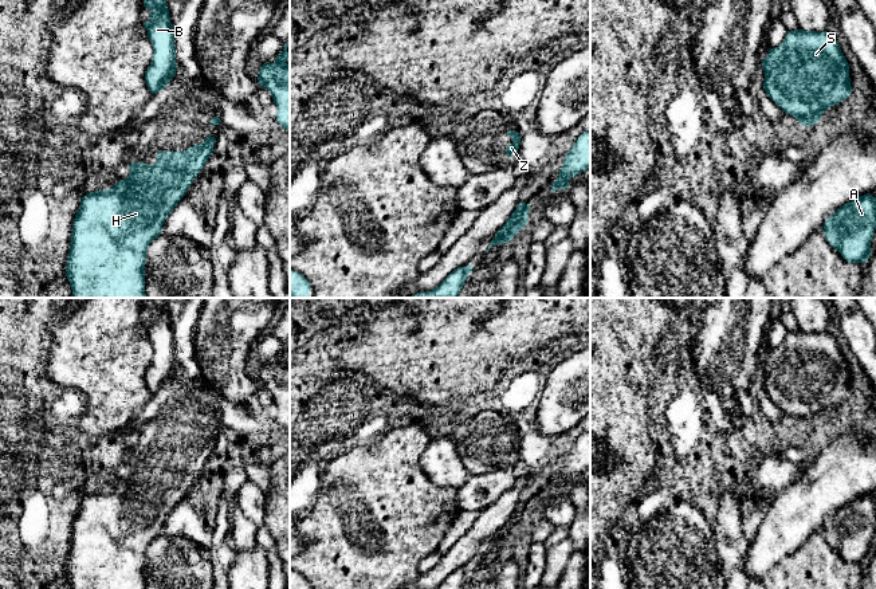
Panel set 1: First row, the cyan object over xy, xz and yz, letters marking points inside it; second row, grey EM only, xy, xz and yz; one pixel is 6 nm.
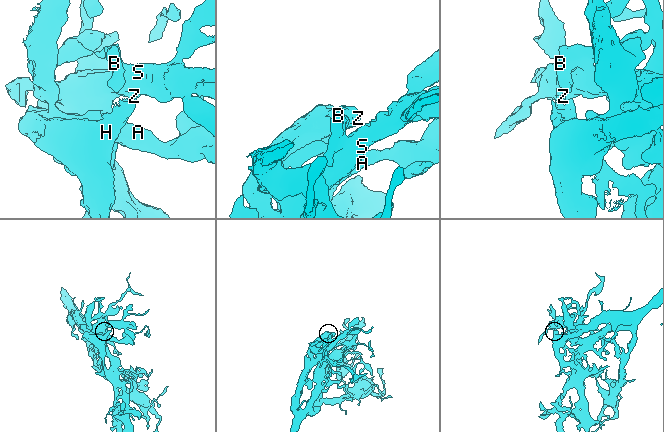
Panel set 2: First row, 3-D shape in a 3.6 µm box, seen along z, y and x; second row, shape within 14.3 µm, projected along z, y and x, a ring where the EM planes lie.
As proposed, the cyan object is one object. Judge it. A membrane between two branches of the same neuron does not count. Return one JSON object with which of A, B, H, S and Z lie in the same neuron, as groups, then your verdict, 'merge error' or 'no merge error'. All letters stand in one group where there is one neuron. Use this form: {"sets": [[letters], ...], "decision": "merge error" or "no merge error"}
{"sets": [["A", "B", "H", "S", "Z"]], "decision": "no merge error"}

